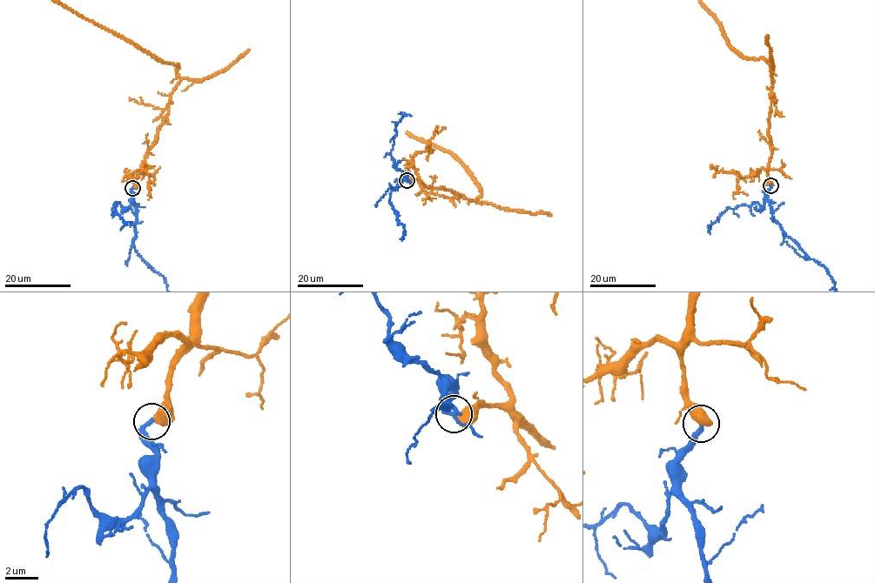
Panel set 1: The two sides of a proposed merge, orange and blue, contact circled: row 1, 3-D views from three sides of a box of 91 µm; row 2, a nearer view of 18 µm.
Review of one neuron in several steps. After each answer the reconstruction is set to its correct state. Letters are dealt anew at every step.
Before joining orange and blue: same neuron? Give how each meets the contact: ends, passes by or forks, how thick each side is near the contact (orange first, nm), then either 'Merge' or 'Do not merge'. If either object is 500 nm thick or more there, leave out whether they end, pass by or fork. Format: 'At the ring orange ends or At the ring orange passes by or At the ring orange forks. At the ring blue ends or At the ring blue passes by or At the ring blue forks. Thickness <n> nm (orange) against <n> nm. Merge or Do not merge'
Thickness 500 nm (orange) against 300 nm. Merge

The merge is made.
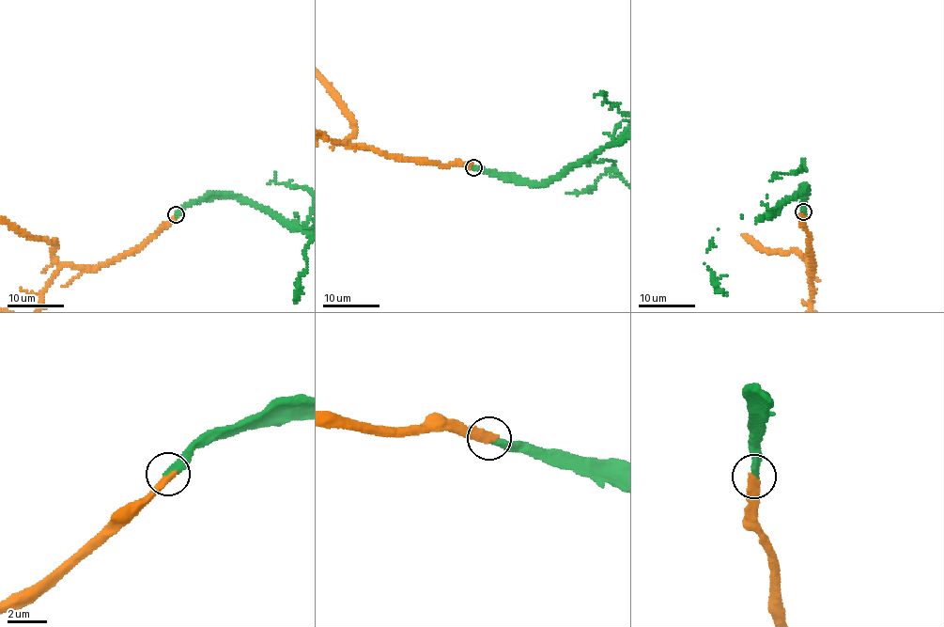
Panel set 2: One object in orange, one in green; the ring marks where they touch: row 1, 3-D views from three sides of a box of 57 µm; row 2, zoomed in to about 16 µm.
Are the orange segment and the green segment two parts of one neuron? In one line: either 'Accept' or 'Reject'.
Accept

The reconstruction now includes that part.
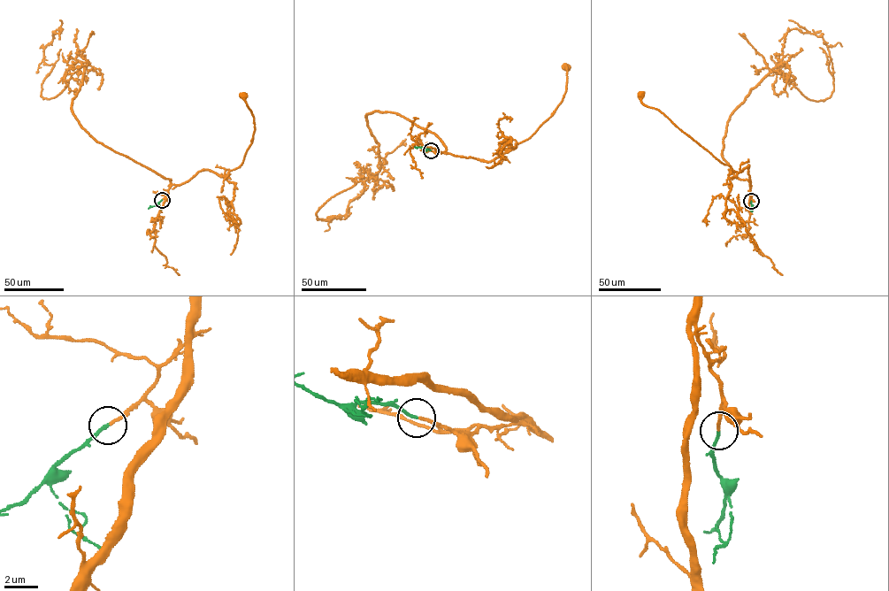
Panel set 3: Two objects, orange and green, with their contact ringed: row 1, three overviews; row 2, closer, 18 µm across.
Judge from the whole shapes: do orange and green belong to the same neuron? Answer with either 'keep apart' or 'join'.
join

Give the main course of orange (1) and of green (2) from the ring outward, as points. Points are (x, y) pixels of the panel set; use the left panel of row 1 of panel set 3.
1: (162, 200), (172, 186), (188, 181), (197, 172), (210, 170), (224, 177), (240, 167), (255, 128), (243, 95)
2: (162, 200), (148, 208)

